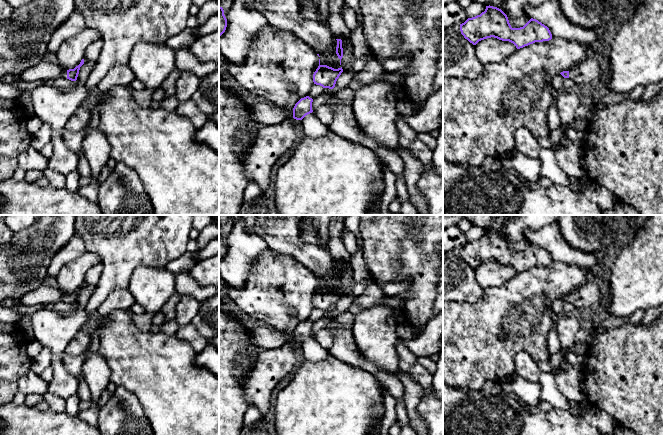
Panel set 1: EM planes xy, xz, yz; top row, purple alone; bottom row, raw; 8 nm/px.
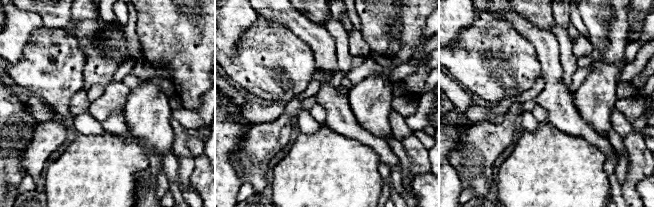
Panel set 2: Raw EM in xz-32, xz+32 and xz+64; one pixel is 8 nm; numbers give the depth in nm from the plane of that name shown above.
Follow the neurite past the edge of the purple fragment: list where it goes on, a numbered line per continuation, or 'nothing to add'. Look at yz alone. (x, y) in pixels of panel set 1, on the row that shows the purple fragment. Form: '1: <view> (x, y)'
1: yz (588, 73)

